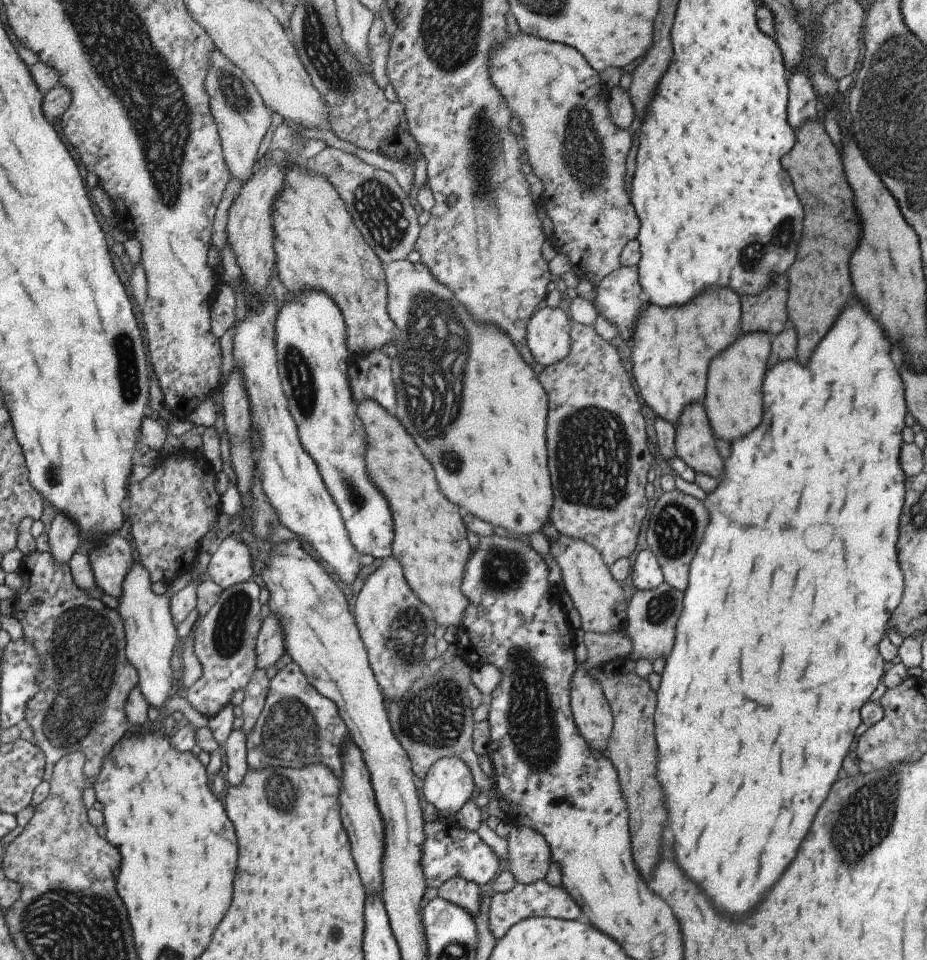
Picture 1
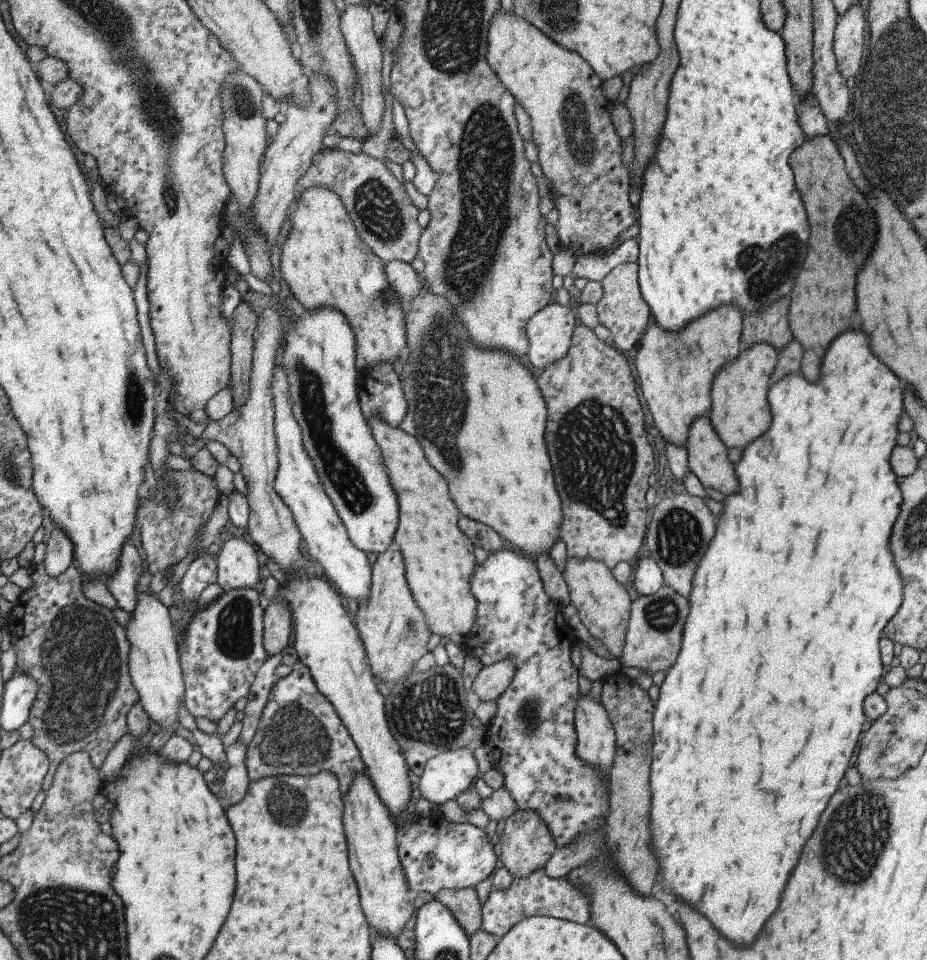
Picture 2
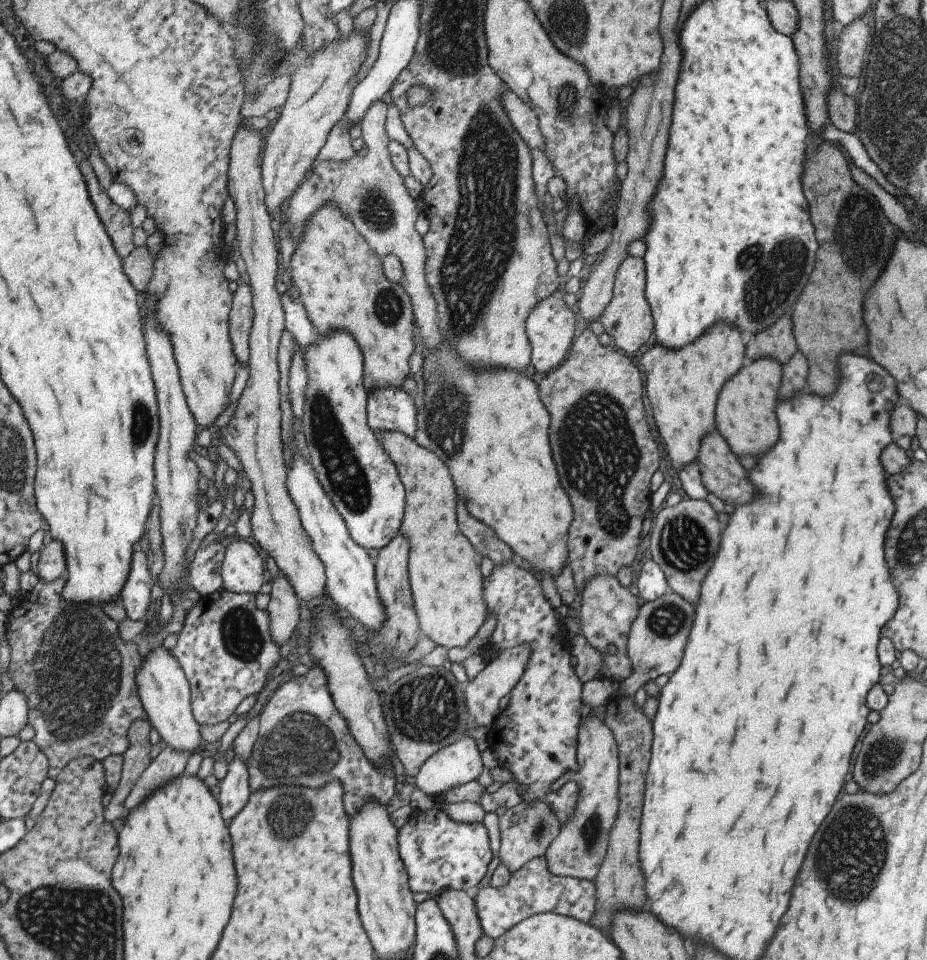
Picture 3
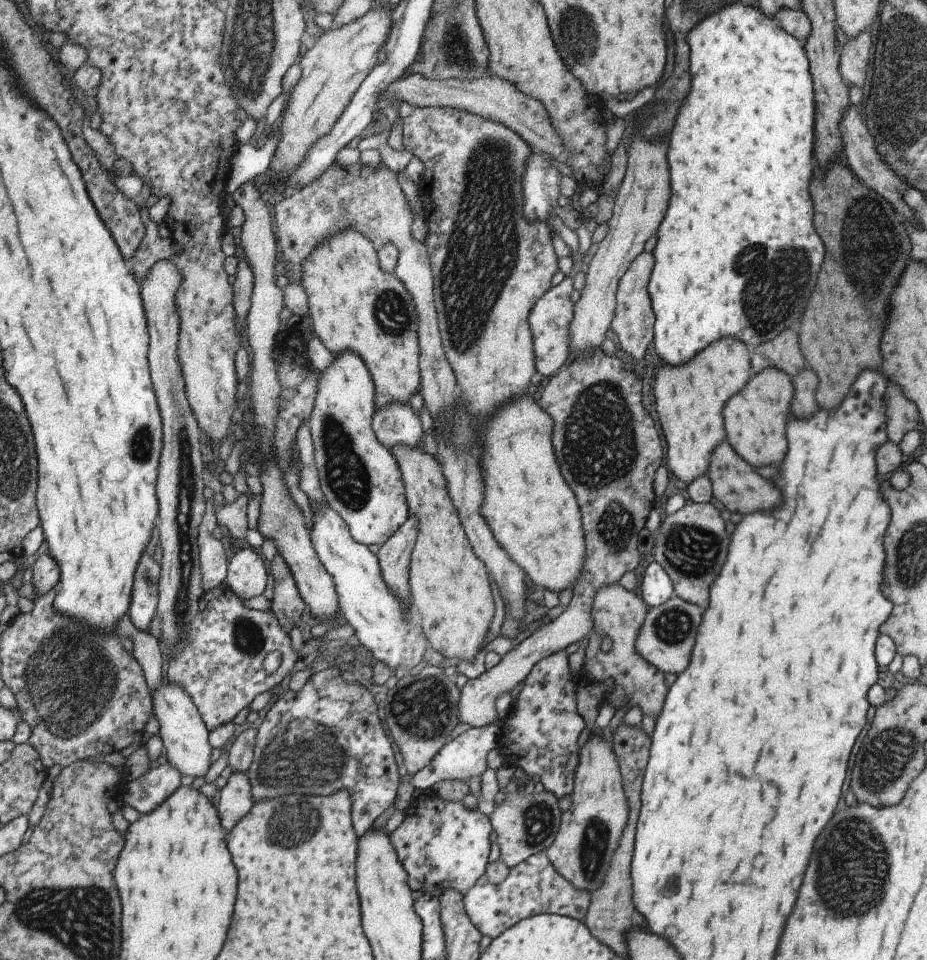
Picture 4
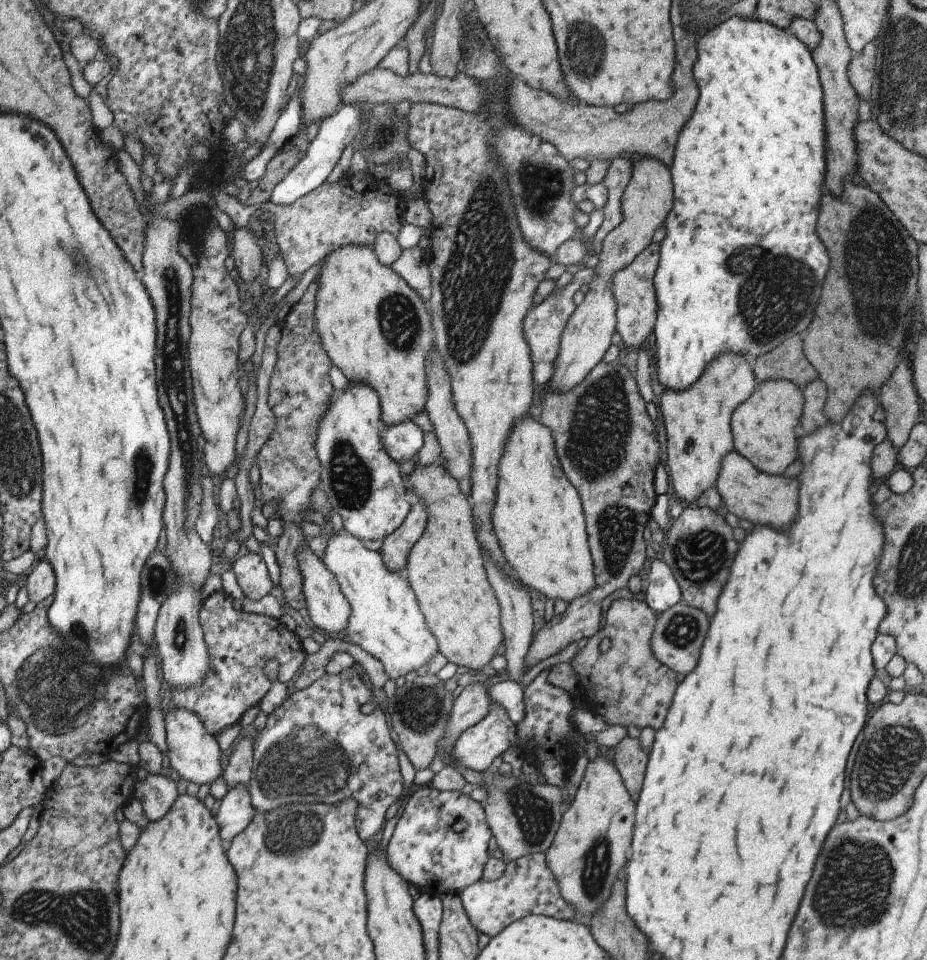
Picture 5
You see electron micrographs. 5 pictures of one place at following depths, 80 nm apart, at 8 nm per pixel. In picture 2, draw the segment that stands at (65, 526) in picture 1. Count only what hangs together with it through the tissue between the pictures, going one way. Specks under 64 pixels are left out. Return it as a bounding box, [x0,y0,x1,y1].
[43,526,75,578]

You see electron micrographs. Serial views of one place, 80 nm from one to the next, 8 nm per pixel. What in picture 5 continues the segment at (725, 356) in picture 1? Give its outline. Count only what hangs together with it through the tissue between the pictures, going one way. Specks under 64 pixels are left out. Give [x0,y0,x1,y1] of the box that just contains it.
[730,378,801,474]

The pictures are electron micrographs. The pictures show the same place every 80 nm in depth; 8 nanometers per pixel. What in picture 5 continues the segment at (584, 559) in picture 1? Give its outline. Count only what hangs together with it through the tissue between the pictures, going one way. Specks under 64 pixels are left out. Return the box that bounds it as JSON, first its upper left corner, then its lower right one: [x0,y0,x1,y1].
[569,592,677,730]

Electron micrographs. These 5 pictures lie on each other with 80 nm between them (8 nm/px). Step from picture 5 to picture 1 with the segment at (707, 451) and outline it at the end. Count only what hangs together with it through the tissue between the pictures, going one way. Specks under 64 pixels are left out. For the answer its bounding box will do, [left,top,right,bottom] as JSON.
[629,286,741,426]

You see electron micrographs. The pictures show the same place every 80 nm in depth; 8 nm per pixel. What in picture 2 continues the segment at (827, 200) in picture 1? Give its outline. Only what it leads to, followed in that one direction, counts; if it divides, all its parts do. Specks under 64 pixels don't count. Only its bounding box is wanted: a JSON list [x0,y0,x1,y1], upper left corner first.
[788,136,875,380]

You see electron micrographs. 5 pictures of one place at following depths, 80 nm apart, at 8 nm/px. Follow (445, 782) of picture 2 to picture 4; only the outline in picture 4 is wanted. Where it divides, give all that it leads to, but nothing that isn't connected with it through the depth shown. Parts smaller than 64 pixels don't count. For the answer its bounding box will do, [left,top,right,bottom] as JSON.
[410,720,501,788]

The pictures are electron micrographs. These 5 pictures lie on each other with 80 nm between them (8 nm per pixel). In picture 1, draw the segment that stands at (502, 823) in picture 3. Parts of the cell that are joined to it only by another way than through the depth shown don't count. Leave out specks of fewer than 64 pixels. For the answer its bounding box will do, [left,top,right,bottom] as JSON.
[505,826,551,884]

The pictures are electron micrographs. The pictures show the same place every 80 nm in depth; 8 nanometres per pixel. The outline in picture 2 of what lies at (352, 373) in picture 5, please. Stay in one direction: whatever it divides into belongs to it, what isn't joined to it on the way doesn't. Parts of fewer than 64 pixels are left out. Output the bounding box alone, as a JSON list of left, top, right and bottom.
[279,186,407,372]

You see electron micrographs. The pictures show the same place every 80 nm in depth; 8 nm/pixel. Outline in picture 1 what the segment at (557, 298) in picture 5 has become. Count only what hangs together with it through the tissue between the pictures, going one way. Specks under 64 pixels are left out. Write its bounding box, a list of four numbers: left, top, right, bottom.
[524,306,571,367]

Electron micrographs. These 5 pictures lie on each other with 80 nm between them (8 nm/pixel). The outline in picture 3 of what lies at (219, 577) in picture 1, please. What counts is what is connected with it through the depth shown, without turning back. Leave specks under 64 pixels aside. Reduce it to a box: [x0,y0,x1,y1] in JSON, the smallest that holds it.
[221,538,265,596]

